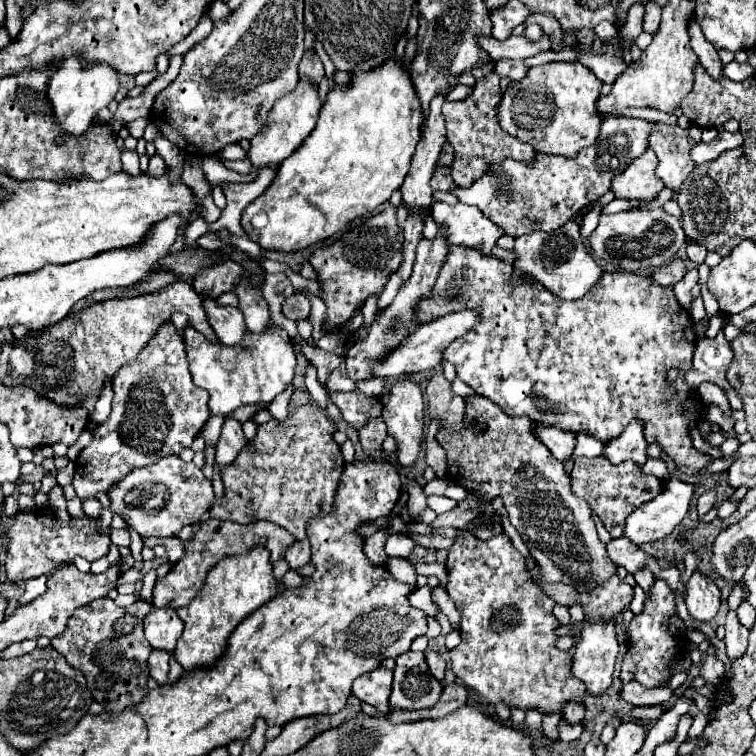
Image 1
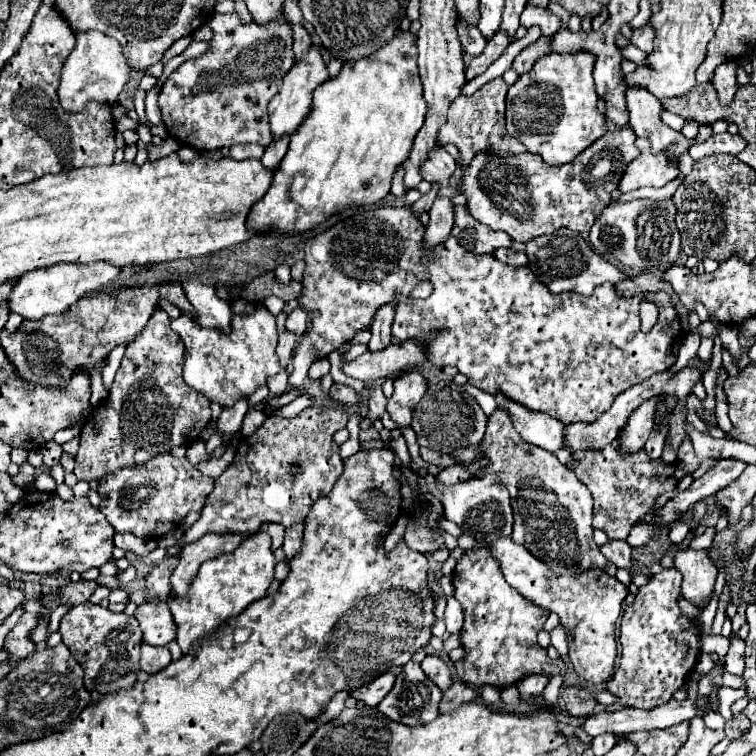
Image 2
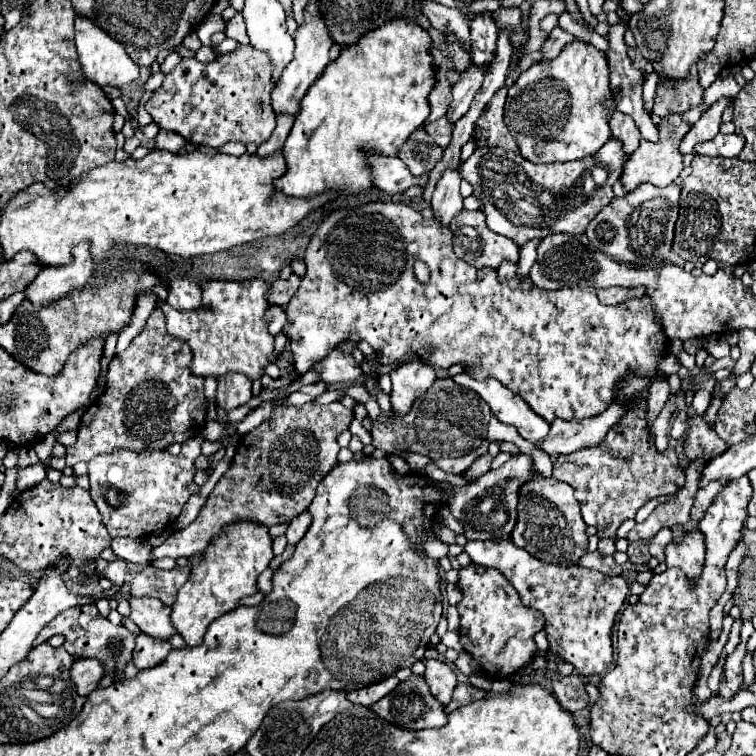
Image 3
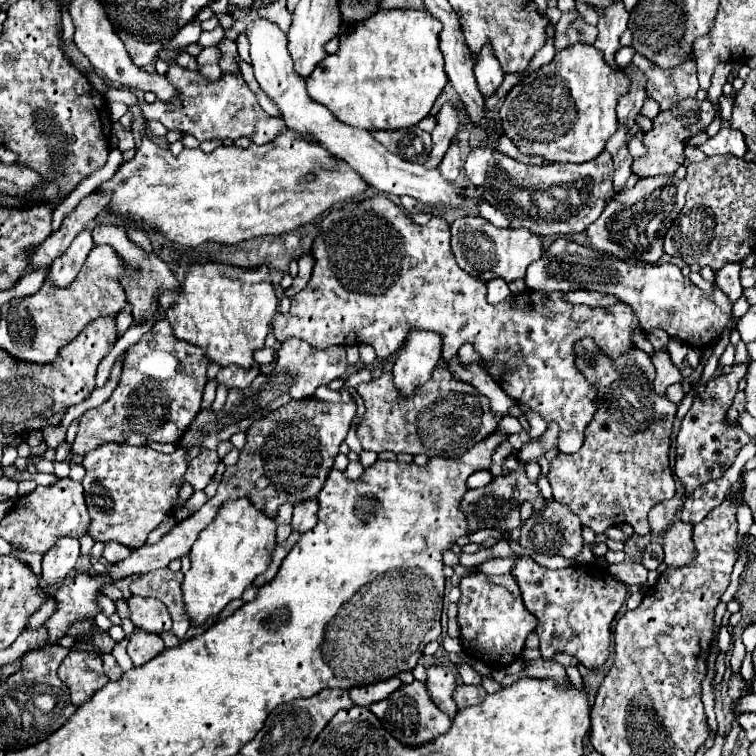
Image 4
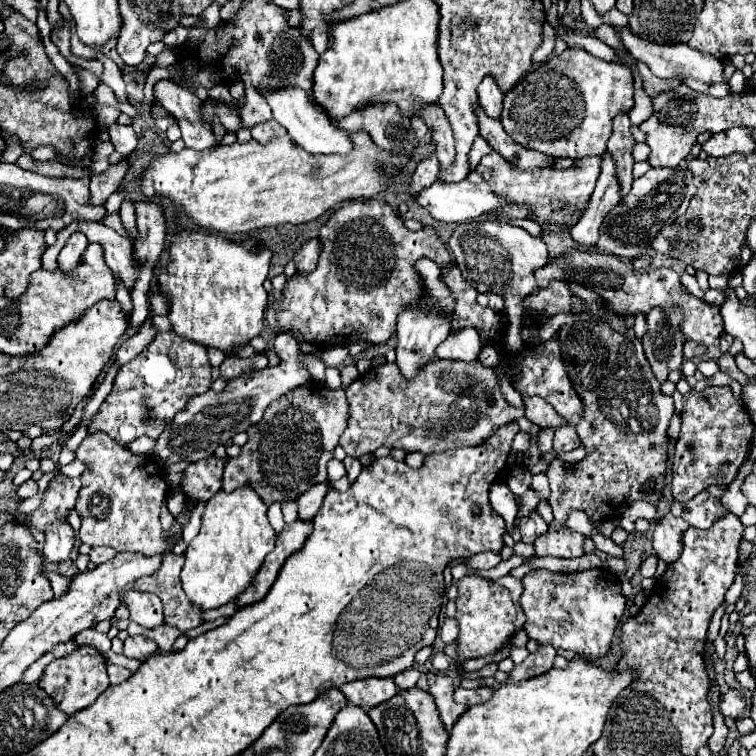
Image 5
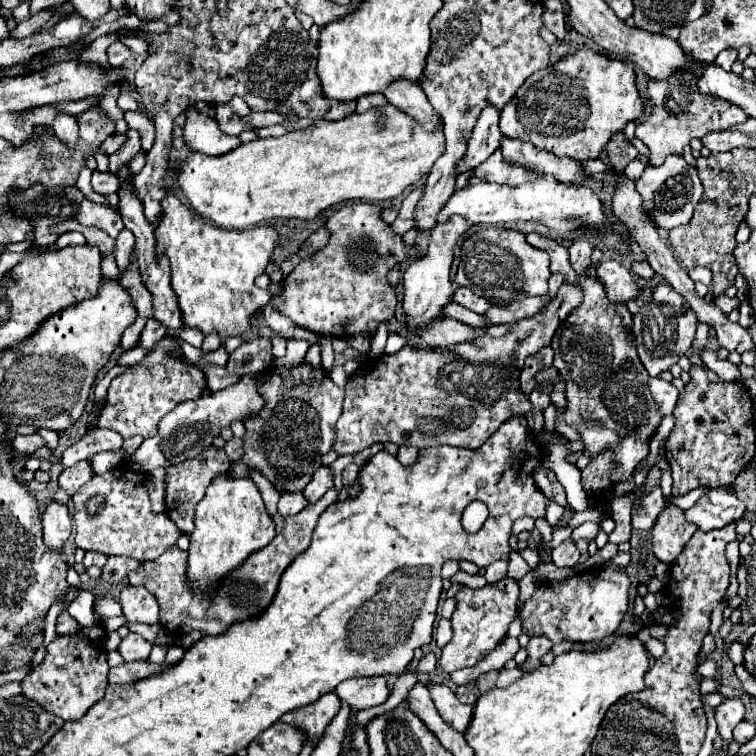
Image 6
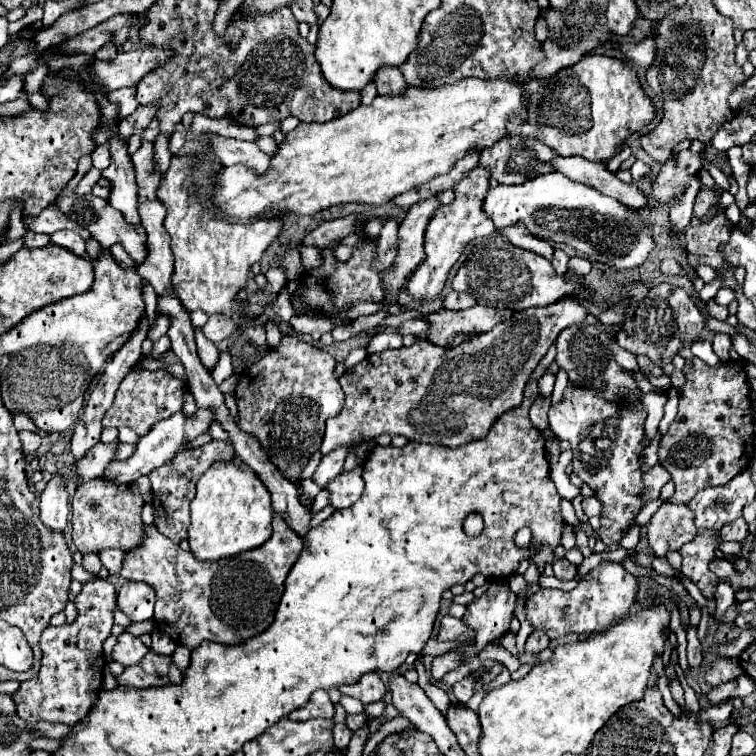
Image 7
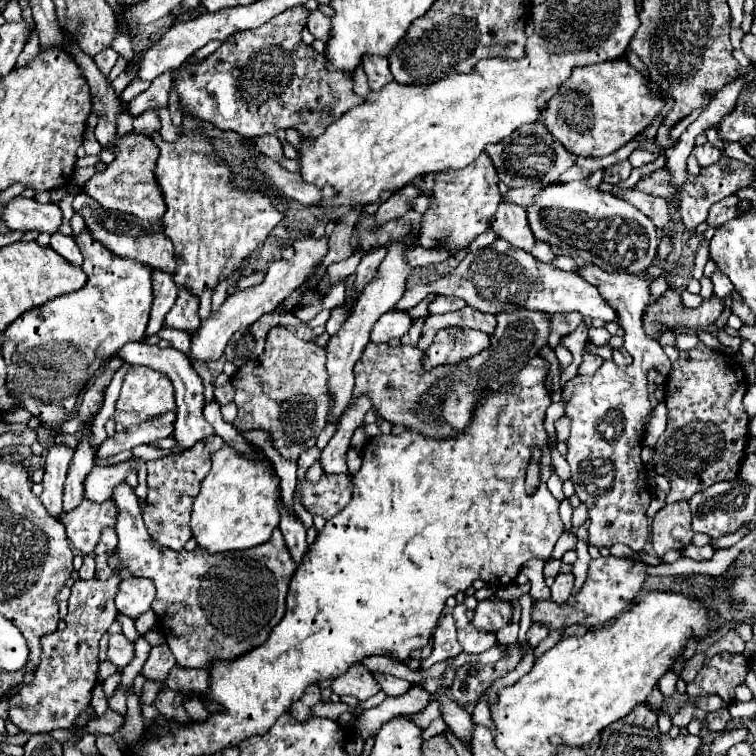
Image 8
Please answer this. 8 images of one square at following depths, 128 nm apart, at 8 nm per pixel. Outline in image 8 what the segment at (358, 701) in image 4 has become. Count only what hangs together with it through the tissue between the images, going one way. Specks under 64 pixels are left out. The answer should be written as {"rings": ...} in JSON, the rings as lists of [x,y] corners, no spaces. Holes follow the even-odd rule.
{"rings":[[[354,664],[354,668],[346,672],[346,676],[340,676],[338,680],[332,682],[332,692],[336,692],[338,696],[348,694],[348,696],[356,696],[358,700],[366,700],[380,692],[380,684],[376,682],[374,674],[366,666]]]}

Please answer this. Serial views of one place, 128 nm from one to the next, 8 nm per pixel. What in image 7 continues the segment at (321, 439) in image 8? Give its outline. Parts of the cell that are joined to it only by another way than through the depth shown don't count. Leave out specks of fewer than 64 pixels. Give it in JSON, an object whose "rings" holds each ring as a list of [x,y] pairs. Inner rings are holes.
{"rings":[[[570,294],[550,306],[526,308],[522,312],[516,312],[512,322],[502,322],[494,326],[494,330],[476,334],[472,340],[466,340],[458,346],[438,346],[422,336],[416,338],[416,342],[408,348],[402,346],[398,350],[370,354],[364,362],[344,372],[342,386],[346,394],[346,404],[338,416],[326,422],[326,434],[320,452],[330,454],[340,446],[350,448],[382,434],[406,436],[410,442],[440,444],[448,448],[458,448],[468,442],[482,440],[504,412],[514,410],[522,404],[524,386],[530,372],[546,356],[558,334],[572,324],[580,324],[586,316],[588,308],[580,302],[578,296]]]}

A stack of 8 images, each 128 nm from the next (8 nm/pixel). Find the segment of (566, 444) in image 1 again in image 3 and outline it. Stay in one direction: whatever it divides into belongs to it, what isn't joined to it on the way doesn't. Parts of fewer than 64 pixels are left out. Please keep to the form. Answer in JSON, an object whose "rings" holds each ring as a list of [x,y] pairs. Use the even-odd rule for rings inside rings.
{"rings":[[[462,372],[454,376],[454,382],[478,392],[490,404],[494,416],[504,424],[516,426],[522,438],[534,444],[542,444],[542,440],[548,436],[550,422],[546,422],[542,416],[536,416],[536,412],[524,400],[514,396],[514,392],[510,392],[498,380],[490,378],[490,380],[478,382],[470,378],[466,372]]]}

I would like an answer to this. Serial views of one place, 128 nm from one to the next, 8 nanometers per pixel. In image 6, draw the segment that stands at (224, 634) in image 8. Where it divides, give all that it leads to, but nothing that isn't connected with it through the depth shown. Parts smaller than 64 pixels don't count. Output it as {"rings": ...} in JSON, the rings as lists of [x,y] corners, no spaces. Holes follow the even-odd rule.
{"rings":[[[330,488],[314,508],[304,508],[298,516],[274,516],[276,522],[276,538],[270,542],[270,546],[262,548],[262,552],[256,552],[226,580],[226,588],[218,592],[218,596],[190,596],[186,592],[186,552],[176,548],[170,548],[170,552],[164,552],[158,560],[142,564],[138,572],[130,572],[128,580],[132,586],[144,586],[150,594],[156,596],[160,606],[160,626],[166,630],[180,630],[182,634],[188,634],[192,630],[200,630],[206,636],[222,634],[232,622],[246,620],[252,616],[258,616],[274,598],[278,582],[286,566],[308,548],[312,532],[316,528],[318,516],[326,510],[328,504],[338,500],[338,490]]]}

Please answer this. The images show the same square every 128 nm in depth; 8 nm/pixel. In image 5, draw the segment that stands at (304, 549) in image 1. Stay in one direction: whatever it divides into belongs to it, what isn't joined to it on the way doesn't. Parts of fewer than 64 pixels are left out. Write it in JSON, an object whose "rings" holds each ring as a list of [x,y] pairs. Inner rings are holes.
{"rings":[[[322,482],[322,484],[316,484],[314,488],[310,488],[310,492],[304,492],[298,498],[298,518],[300,520],[306,520],[306,522],[314,520],[316,512],[322,506],[326,490],[328,490],[328,482]]]}

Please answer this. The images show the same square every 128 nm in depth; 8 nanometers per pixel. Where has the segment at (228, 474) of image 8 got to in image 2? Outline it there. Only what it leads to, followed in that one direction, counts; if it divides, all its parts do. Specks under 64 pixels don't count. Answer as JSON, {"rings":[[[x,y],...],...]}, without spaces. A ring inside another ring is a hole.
{"rings":[[[264,532],[250,534],[234,552],[204,562],[190,586],[190,592],[184,598],[166,600],[178,626],[176,642],[182,652],[188,652],[192,642],[202,640],[204,636],[214,636],[230,618],[242,614],[252,602],[264,598],[274,580],[274,566],[276,560],[270,550],[270,536]]]}

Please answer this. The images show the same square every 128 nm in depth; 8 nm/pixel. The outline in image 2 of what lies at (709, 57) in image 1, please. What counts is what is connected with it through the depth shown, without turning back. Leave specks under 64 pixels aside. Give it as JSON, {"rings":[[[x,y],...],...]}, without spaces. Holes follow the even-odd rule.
{"rings":[[[724,62],[720,66],[716,66],[716,72],[712,76],[712,84],[718,92],[718,98],[722,100],[722,104],[728,104],[736,92],[736,74],[734,74],[736,66],[732,62]]]}

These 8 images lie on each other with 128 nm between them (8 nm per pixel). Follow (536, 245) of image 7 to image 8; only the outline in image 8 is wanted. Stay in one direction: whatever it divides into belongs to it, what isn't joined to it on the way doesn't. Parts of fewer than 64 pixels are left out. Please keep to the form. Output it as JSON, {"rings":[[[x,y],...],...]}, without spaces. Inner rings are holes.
{"rings":[[[510,204],[510,208],[498,208],[498,212],[494,214],[494,224],[492,230],[504,238],[506,242],[510,242],[514,248],[522,248],[522,250],[534,250],[536,246],[536,238],[530,232],[528,220],[526,220],[526,210],[518,208],[516,204]]]}

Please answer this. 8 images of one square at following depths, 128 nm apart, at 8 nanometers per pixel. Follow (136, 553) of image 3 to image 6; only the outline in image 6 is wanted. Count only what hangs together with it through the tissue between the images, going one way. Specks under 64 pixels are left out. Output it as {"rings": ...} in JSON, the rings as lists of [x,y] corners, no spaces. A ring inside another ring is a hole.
{"rings":[[[86,552],[84,556],[84,566],[98,566],[102,568],[106,564],[108,556],[106,554],[100,554],[100,552]]]}

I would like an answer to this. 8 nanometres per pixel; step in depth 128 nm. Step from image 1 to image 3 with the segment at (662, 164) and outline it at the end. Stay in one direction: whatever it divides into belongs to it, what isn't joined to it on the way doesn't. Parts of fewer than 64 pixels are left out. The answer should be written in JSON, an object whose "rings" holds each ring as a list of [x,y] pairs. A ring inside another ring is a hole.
{"rings":[[[621,19],[616,25],[611,25],[608,33],[609,49],[606,52],[608,56],[608,68],[610,68],[610,88],[612,88],[612,94],[616,98],[616,108],[628,116],[634,118],[638,130],[642,132],[642,138],[644,140],[650,140],[650,142],[658,142],[658,126],[652,122],[650,118],[650,112],[646,110],[646,104],[642,100],[642,86],[644,86],[644,74],[632,66],[630,58],[627,54],[627,46],[624,41],[625,30],[627,22]]]}

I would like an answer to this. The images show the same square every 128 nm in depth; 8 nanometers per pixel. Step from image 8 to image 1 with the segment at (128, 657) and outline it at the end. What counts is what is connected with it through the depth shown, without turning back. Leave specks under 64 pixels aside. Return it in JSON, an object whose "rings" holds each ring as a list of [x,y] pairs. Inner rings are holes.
{"rings":[[[152,650],[150,660],[148,660],[148,668],[150,668],[150,676],[158,684],[166,684],[168,682],[168,662],[170,662],[170,654],[168,652]]]}

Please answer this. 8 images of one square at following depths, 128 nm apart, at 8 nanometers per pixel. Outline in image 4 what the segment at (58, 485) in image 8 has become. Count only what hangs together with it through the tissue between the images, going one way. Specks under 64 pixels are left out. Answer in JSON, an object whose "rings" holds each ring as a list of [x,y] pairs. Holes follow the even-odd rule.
{"rings":[[[70,538],[58,540],[58,544],[42,558],[42,580],[46,584],[46,590],[66,580],[68,572],[76,566],[78,556],[80,556],[78,540]]]}

